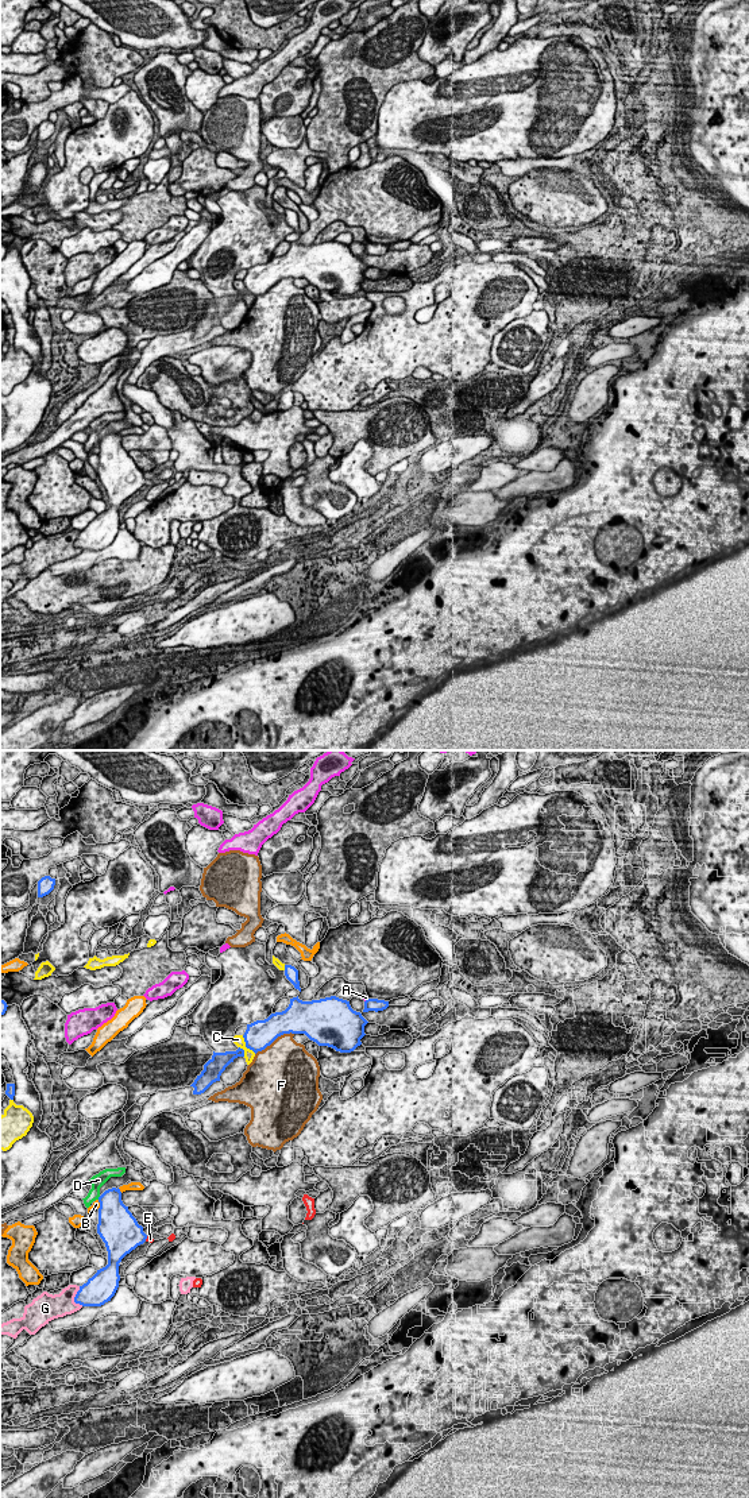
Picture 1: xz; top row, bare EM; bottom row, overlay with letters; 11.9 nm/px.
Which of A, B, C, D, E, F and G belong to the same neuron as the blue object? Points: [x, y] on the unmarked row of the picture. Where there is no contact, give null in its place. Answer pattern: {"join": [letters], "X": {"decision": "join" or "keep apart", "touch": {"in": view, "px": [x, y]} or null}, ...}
{"join": ["E"], "A": {"decision": "keep apart", "touch": {"in": "xz", "px": [366, 244]}}, "B": {"decision": "keep apart", "touch": {"in": "xz", "px": [119, 435]}}, "C": {"decision": "keep apart", "touch": {"in": "xz", "px": [246, 290]}}, "D": {"decision": "keep apart", "touch": {"in": "xz", "px": [99, 441]}}, "E": {"decision": "join", "touch": {"in": "xz", "px": [146, 482]}}, "F": {"decision": "keep apart", "touch": {"in": "xz", "px": [274, 284]}}, "G": {"decision": "keep apart", "touch": {"in": "xz", "px": [74, 543]}}}

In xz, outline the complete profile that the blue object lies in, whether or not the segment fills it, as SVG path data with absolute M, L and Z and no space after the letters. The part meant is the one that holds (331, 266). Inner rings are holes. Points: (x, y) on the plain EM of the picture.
M336 240L302 246L290 243L282 256L271 258L265 265L247 269L243 279L246 292L255 298L270 290L283 278L305 278L318 290L328 290L340 297L351 297L362 289L368 266L351 252L350 246Z

